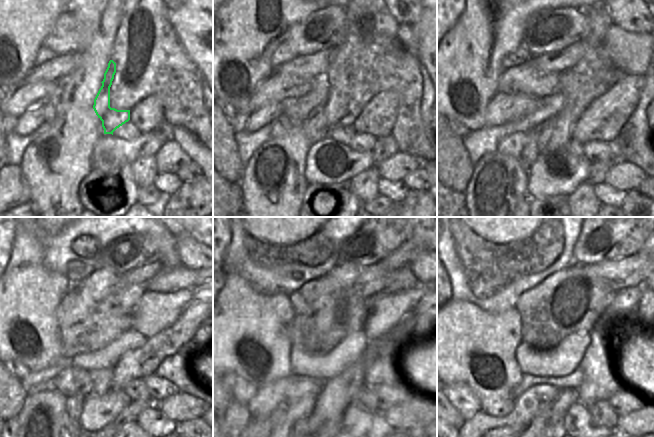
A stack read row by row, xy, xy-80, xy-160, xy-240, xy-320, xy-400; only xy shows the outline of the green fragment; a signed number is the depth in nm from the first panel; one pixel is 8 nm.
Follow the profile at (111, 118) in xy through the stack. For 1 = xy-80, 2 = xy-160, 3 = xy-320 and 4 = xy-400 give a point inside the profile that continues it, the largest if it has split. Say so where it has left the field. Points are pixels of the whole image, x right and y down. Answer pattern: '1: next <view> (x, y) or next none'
1: next xy-80 (344, 134)
2: next xy-160 (574, 146)
3: next xy-320 (366, 399)
4: next xy-400 (602, 414)

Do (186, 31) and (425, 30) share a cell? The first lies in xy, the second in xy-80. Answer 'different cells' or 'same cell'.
same cell

